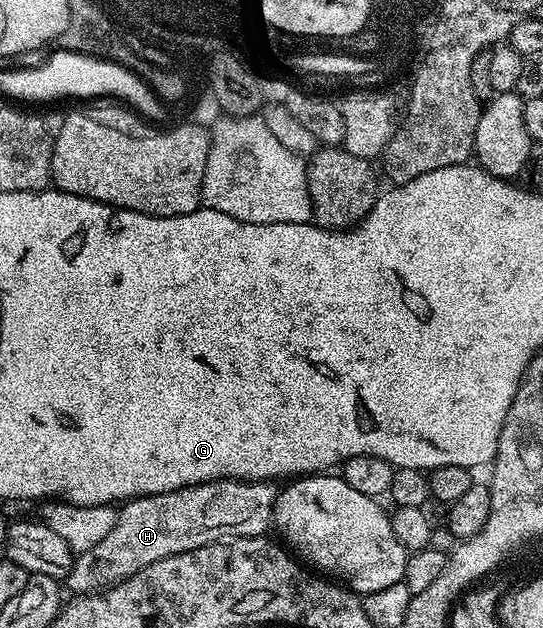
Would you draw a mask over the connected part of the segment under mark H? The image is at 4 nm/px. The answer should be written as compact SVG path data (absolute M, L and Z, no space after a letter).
M219 478L213 482L178 488L174 492L131 499L115 511L110 532L106 532L106 536L102 536L102 540L98 540L94 548L81 550L75 555L66 586L76 596L96 594L134 576L134 572L142 572L142 568L146 568L146 564L154 564L154 560L166 560L166 556L178 556L206 544L227 542L233 538L258 538L267 535L273 525L272 513L276 507L278 490L274 487L272 482L239 482L237 478Z

